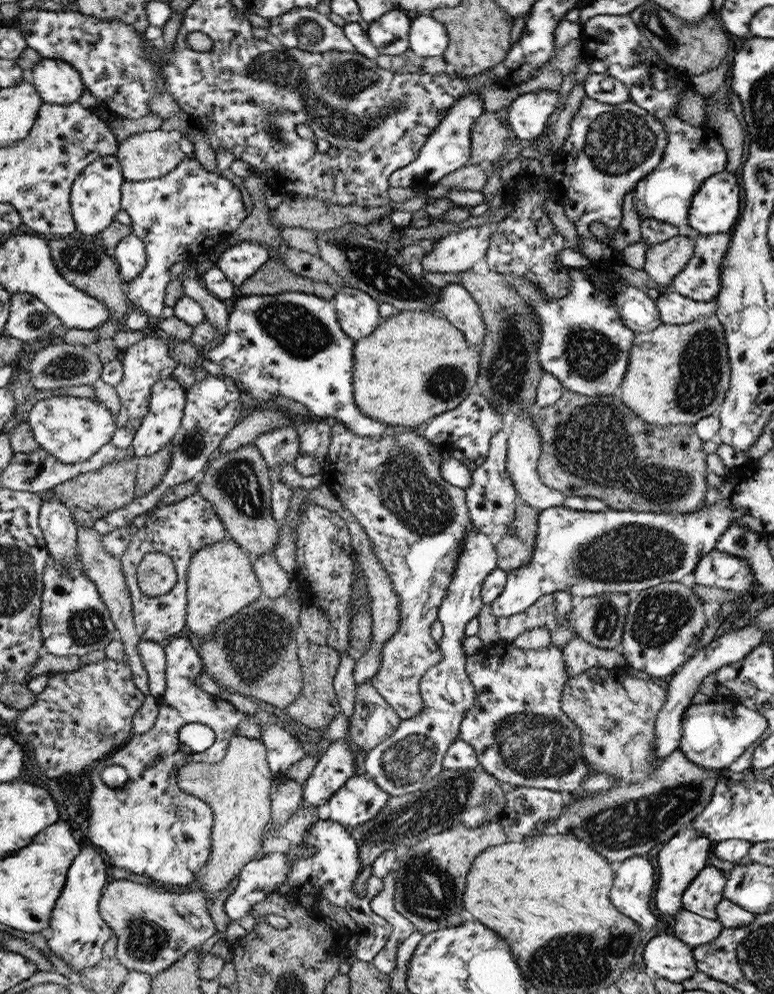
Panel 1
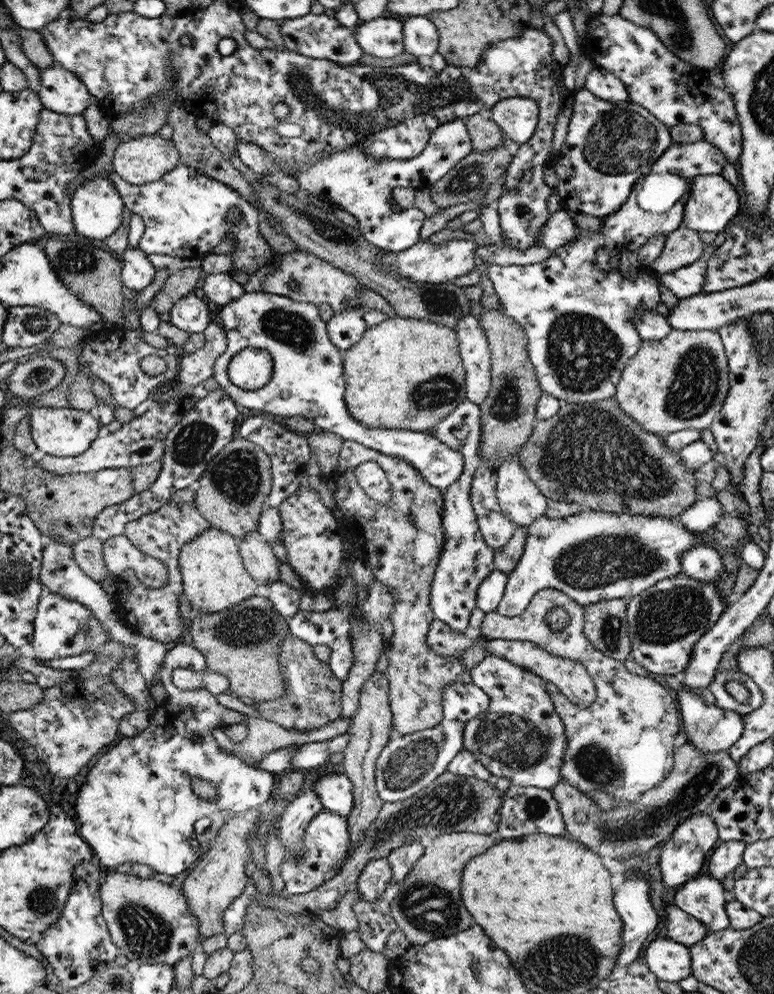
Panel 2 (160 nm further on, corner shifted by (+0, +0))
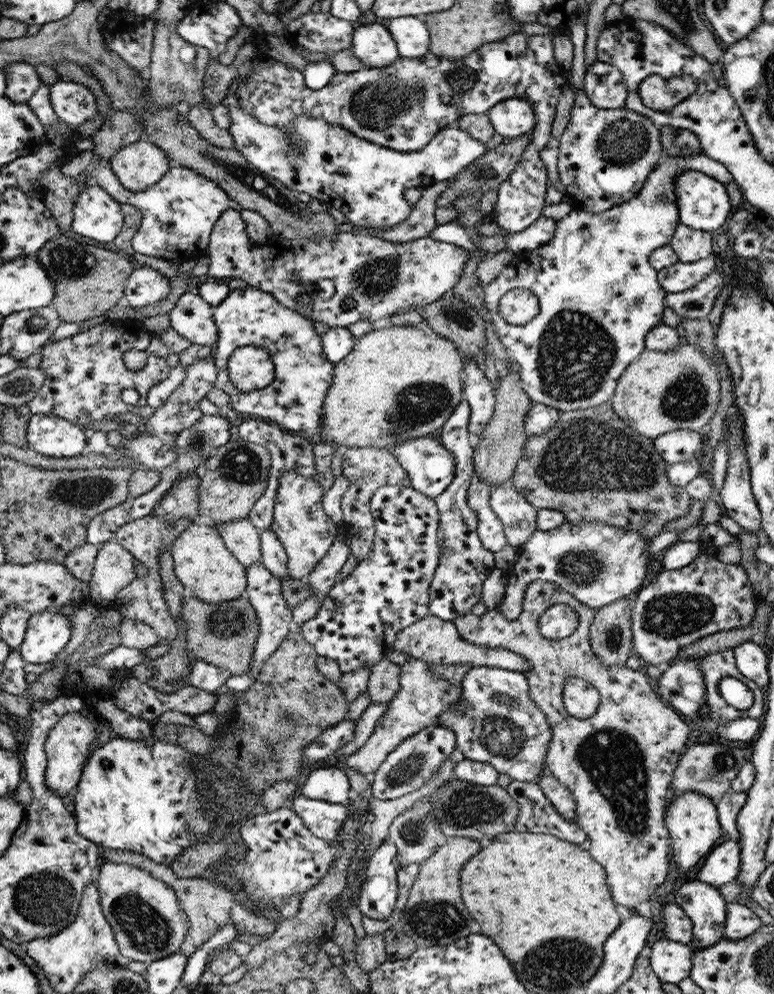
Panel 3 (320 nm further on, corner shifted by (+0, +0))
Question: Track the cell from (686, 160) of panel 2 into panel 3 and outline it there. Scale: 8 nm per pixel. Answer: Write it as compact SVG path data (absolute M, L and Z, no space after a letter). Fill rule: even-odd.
M703 151L695 154L694 156L685 156L684 158L664 156L657 167L648 175L644 186L634 198L631 198L628 202L624 202L624 204L621 204L620 206L614 206L614 208L605 210L601 213L593 213L592 211L584 209L573 208L569 214L564 216L562 219L557 220L554 236L548 244L541 246L540 248L536 248L536 250L524 250L523 252L520 252L514 258L514 261L511 262L510 266L507 266L492 282L490 282L490 284L484 285L483 297L486 302L485 307L488 308L488 317L492 321L492 324L498 333L500 342L502 342L504 348L506 348L513 357L513 362L516 366L517 372L519 372L521 385L523 386L524 392L529 395L533 404L545 404L546 406L556 408L563 413L575 410L586 410L594 408L595 406L600 406L604 403L609 403L615 393L617 382L623 375L624 370L626 370L627 366L632 364L632 362L634 362L640 354L644 352L646 335L662 321L665 309L664 297L667 295L667 292L658 282L658 271L654 270L652 265L649 263L649 256L654 252L654 250L657 250L665 244L669 244L674 236L676 227L681 223L680 221L678 222L678 216L657 216L656 200L658 200L658 202L668 202L668 198L674 198L675 186L673 178L684 169L705 172L708 176L715 178L718 182L725 185L733 181L733 176L730 174L730 171L721 162L708 158ZM513 288L525 288L531 290L539 300L539 313L536 315L536 318L533 318L530 322L521 324L520 326L506 322L500 316L498 310L501 296Z

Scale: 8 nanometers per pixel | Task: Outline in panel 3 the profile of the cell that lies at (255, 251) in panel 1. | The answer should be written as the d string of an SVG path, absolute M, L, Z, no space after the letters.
M97 154L86 172L90 173L96 184L103 187L116 201L135 206L142 213L140 226L133 236L133 249L136 253L165 259L178 265L186 260L199 260L208 252L211 232L216 221L229 209L241 214L247 234L256 245L265 245L274 236L271 224L261 214L246 210L232 199L219 183L204 178L204 175L188 167L171 167L155 185L140 192L128 190L119 181L110 163L99 158Z

